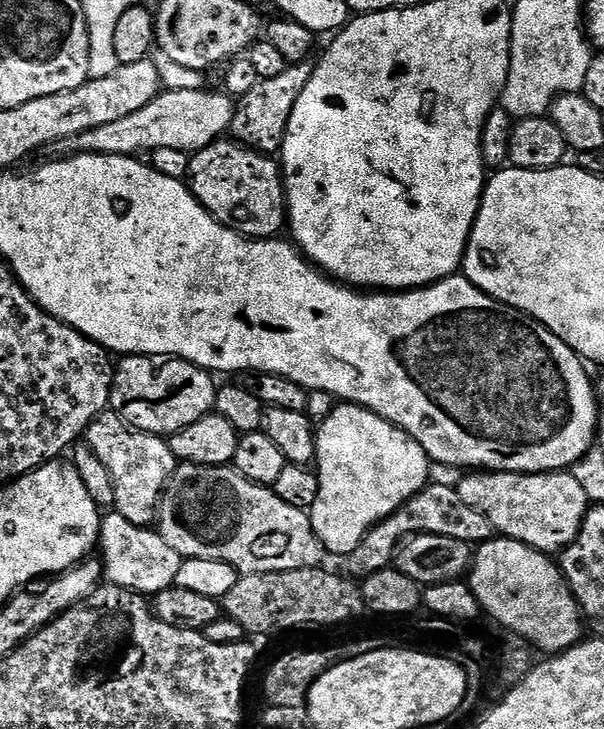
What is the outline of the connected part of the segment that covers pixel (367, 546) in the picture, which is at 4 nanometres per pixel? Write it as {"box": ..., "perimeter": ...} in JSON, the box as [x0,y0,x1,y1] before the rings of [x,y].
{"box":[346,483,494,582],"perimeter":[[[429,483],[421,492],[414,494],[414,498],[410,498],[398,510],[394,510],[394,514],[390,514],[381,524],[374,525],[364,535],[363,542],[346,557],[349,572],[347,575],[362,582],[370,574],[378,574],[378,570],[393,567],[400,545],[408,537],[422,534],[438,534],[454,538],[469,546],[479,546],[494,536],[490,522],[486,522],[486,518],[482,518],[478,510],[466,506],[466,502],[462,502],[455,488]]]}

